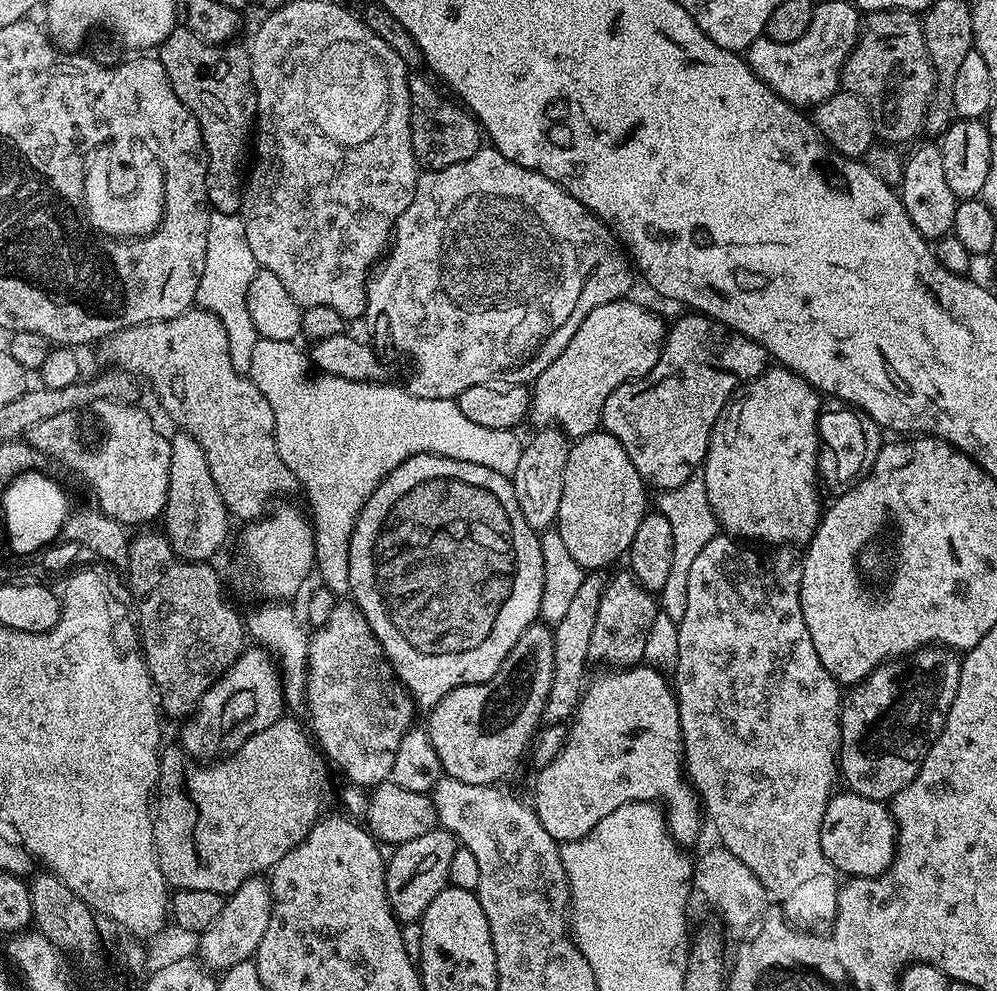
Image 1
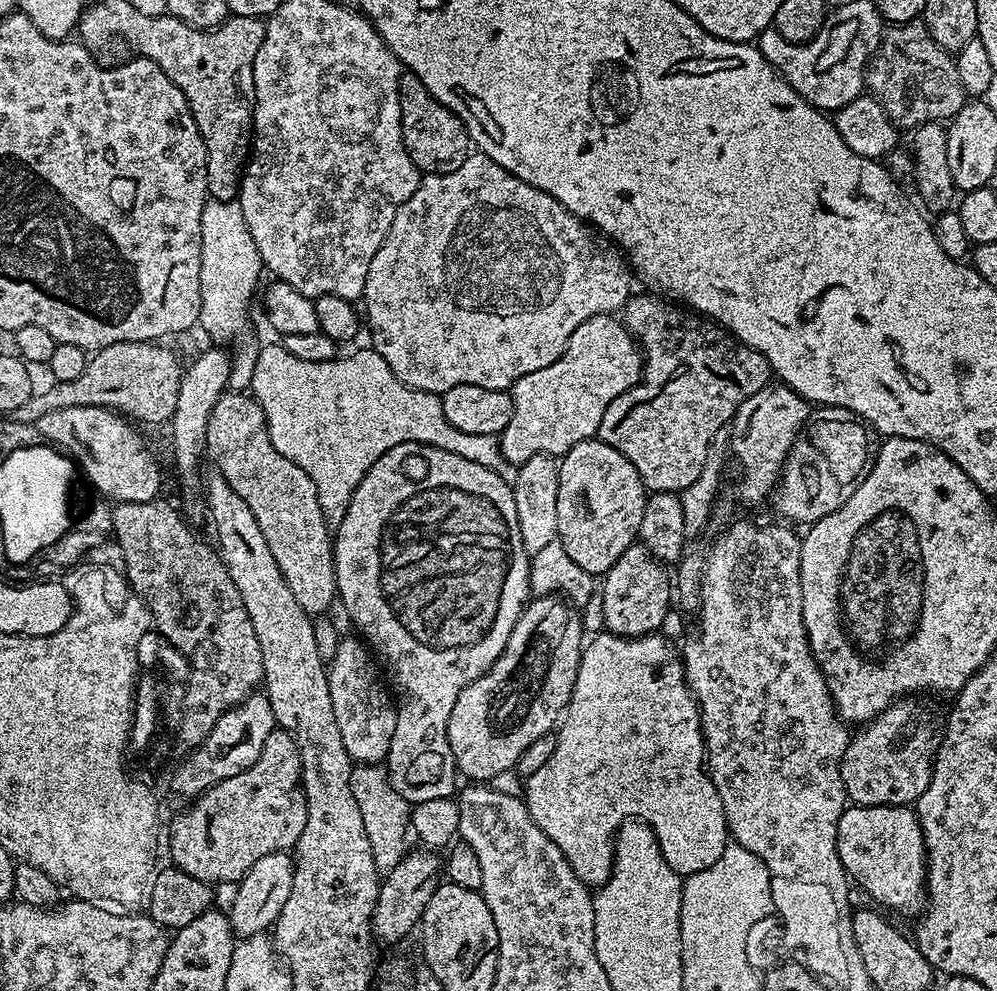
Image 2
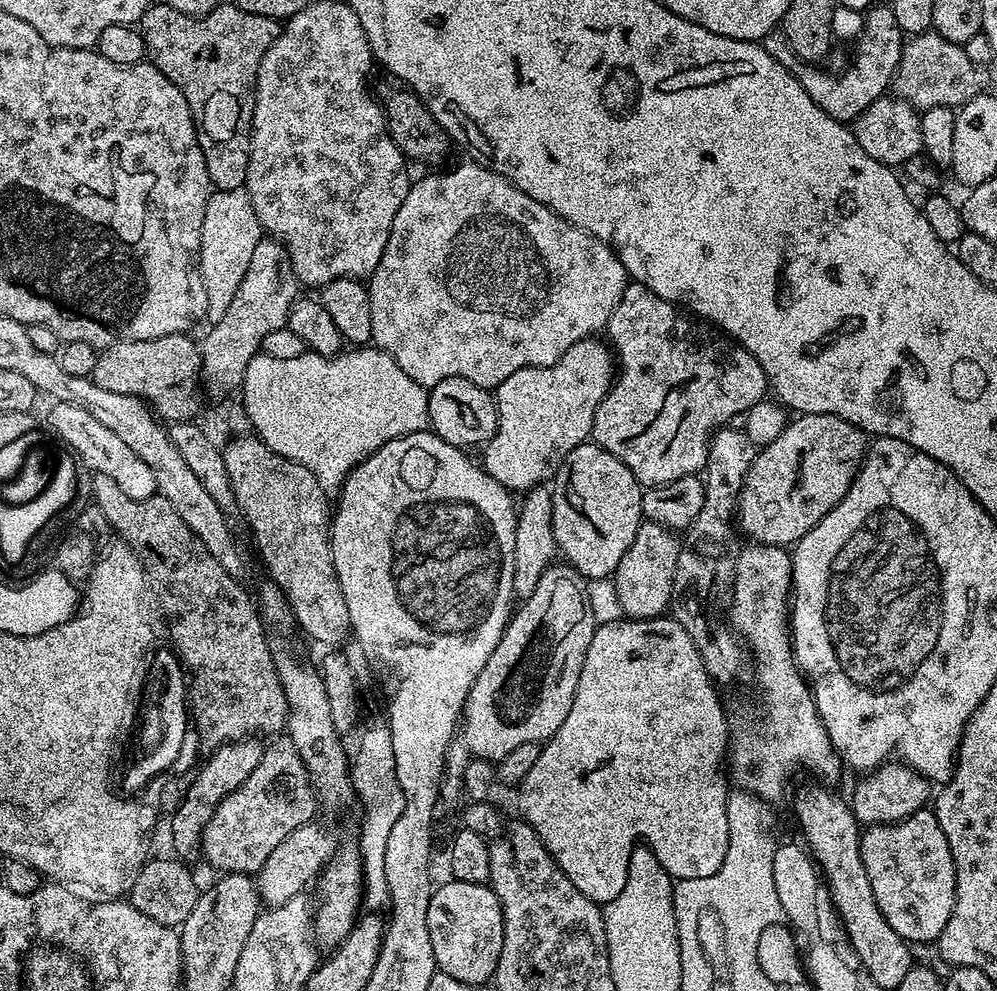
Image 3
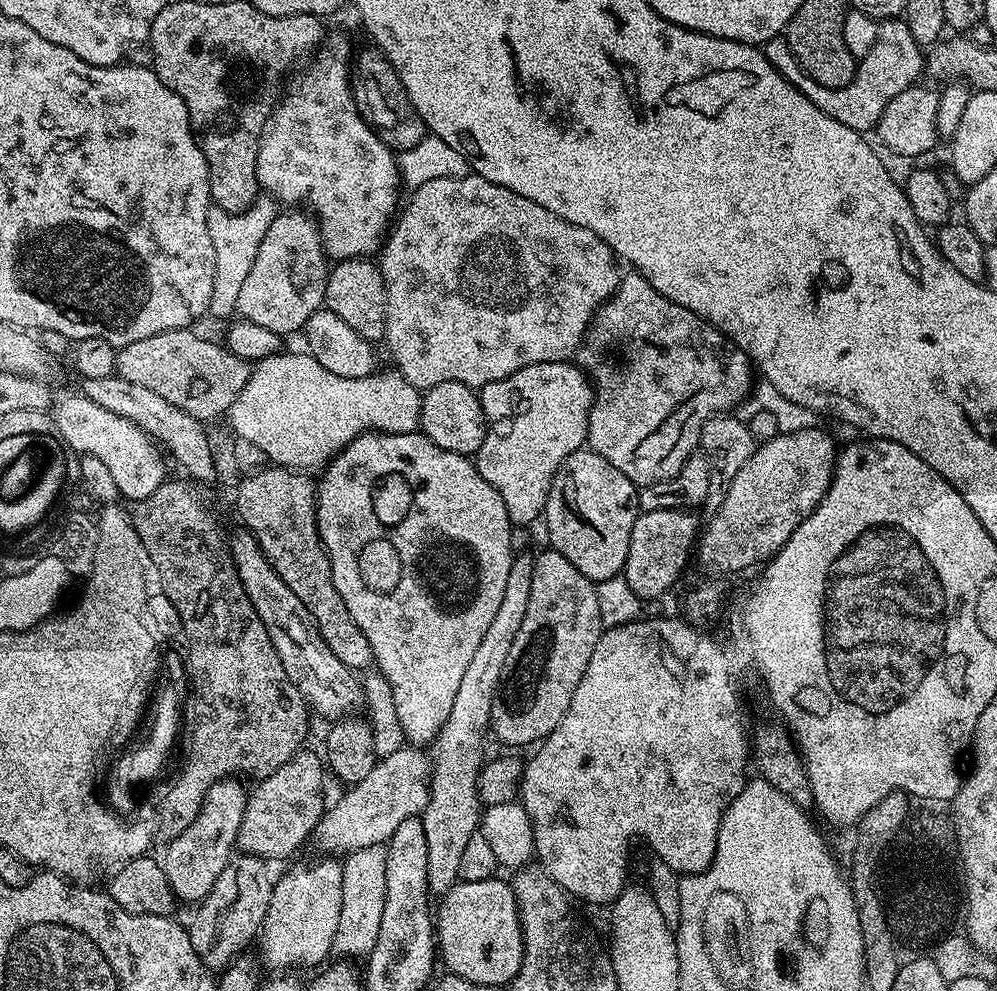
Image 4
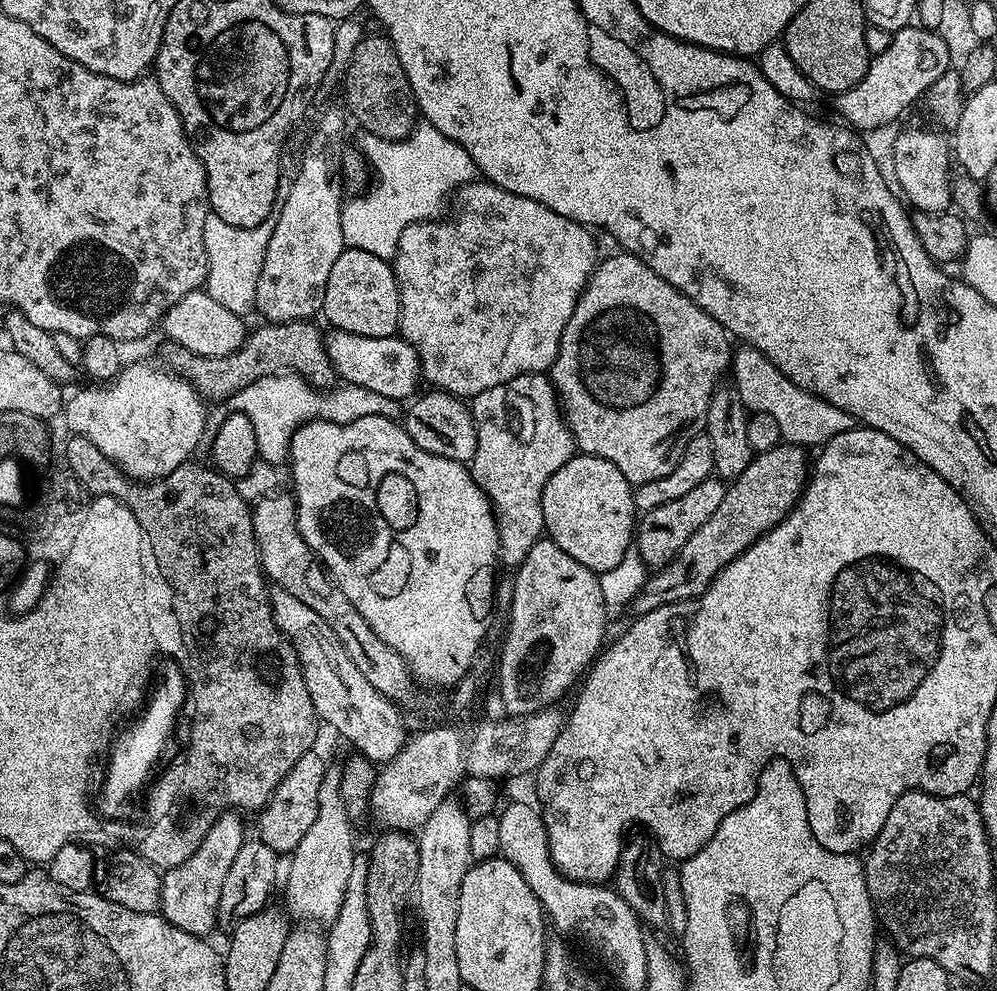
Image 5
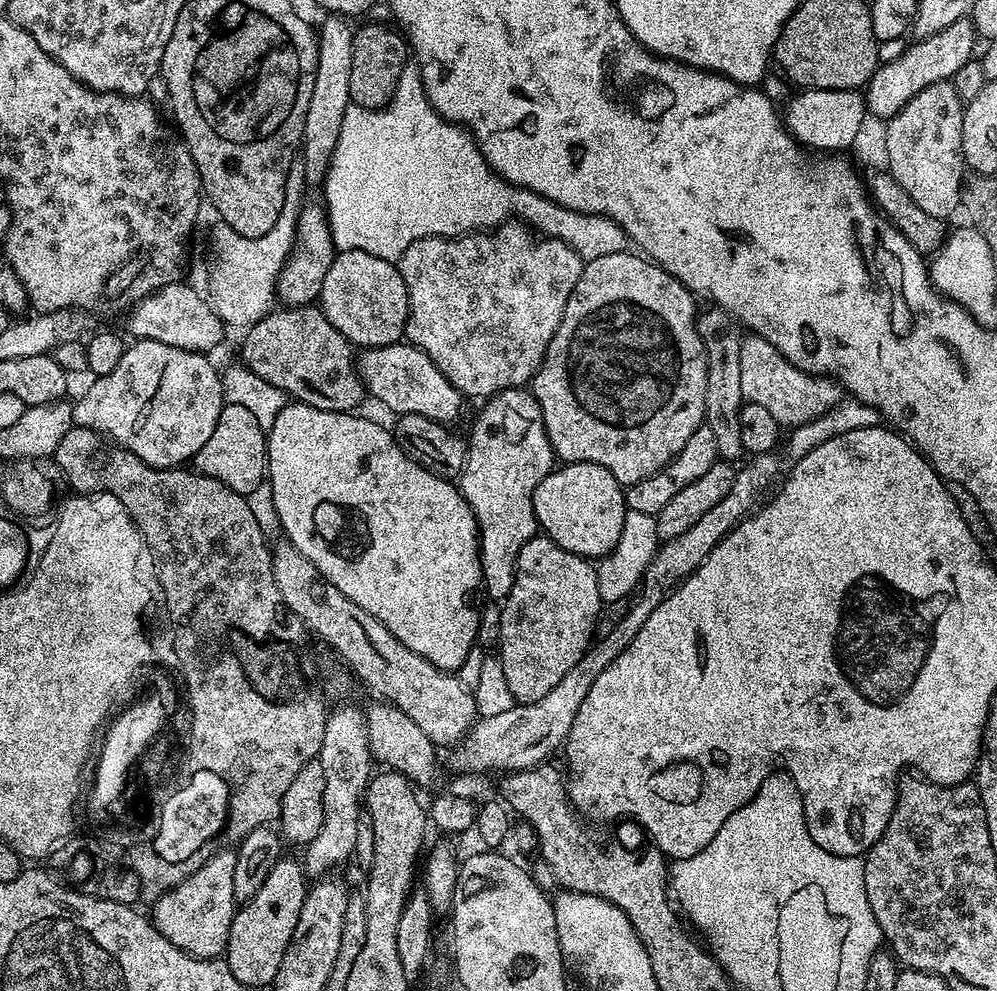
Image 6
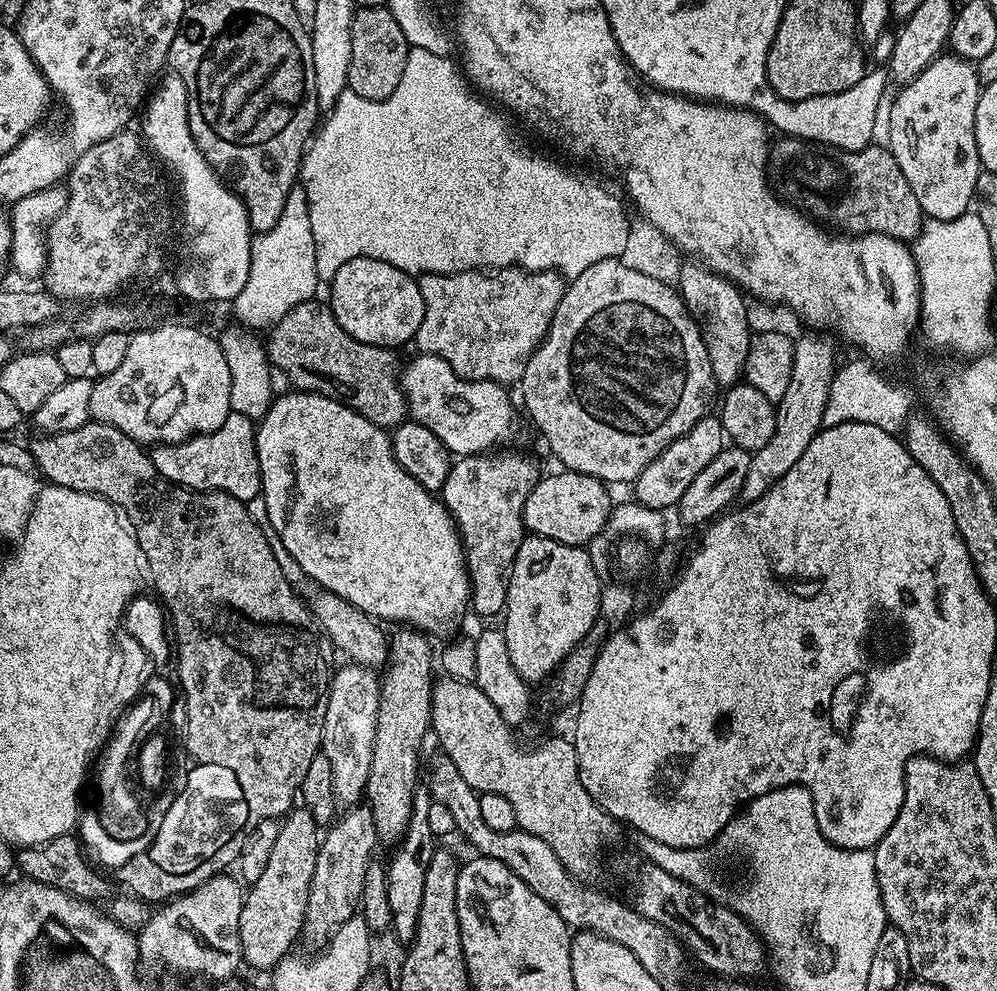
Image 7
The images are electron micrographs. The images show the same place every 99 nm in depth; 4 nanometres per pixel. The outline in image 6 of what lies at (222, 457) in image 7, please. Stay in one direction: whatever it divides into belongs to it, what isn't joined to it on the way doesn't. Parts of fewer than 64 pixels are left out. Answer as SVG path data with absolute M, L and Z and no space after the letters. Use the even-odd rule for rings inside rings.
M225 404L222 414L218 418L218 426L214 426L214 434L206 441L206 446L194 458L195 471L203 476L214 478L240 496L247 497L266 480L266 465L268 462L268 441L266 430L258 426L254 414L246 410L246 406Z

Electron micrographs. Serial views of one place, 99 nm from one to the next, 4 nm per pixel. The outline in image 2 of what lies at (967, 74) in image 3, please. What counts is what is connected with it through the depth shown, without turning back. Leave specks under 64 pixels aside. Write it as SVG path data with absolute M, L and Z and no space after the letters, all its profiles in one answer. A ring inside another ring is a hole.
M909 22L889 27L880 38L880 45L868 62L866 88L886 110L886 114L896 124L897 129L914 130L923 124L951 121L962 110L966 102L966 93L958 78L958 70L953 53L946 51L926 30L922 22Z

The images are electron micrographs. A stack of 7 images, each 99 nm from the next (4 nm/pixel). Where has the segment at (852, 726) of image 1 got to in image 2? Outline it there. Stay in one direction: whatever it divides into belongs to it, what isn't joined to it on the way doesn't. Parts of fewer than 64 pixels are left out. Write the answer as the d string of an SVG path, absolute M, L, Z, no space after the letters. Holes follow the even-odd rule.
M901 698L896 700L882 714L859 729L860 732L849 739L846 754L842 754L840 769L842 782L853 805L862 807L880 807L886 805L915 805L916 799L930 786L932 777L932 761L936 751L940 749L942 732L942 716L932 712L928 704L923 704L920 698Z

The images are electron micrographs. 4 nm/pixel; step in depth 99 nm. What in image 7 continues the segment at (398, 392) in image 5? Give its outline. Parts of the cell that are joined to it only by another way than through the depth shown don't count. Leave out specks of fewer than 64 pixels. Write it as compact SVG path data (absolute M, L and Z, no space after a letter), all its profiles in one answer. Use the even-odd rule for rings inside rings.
M416 354L409 364L407 361L403 365L400 388L408 399L408 416L415 423L426 426L430 434L437 436L453 457L488 454L501 446L511 445L508 443L511 442L512 431L516 428L516 408L508 397L509 389L505 385L496 384L492 380L467 380L459 376L442 358Z

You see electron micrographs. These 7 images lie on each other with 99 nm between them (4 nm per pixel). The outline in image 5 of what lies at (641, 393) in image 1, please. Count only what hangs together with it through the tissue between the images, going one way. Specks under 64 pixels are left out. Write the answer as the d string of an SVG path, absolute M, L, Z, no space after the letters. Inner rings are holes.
M620 250L617 253L617 256L608 256L605 260L603 257L597 263L592 277L589 278L588 284L577 298L574 310L570 314L570 322L566 322L566 330L562 330L560 349L552 363L550 379L560 401L564 423L572 431L573 445L583 455L606 458L606 462L614 462L614 466L622 470L628 483L635 486L654 482L654 478L666 478L666 474L670 474L670 470L678 466L678 458L682 458L688 443L695 436L701 435L708 418L710 398L721 383L720 375L723 372L727 373L732 363L734 344L717 320L710 318L710 314L706 314L706 310L702 310L694 302L690 302L686 294L670 286L666 278L658 278L658 274L654 274L654 270L646 266L646 262L642 262L630 252Z

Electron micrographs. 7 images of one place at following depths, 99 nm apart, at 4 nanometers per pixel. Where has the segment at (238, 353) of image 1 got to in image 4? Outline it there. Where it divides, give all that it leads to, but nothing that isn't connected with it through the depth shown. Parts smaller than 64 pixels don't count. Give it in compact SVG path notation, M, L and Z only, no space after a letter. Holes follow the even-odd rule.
M257 198L244 212L227 212L215 206L208 210L208 233L214 242L214 290L210 293L208 312L216 316L231 317L236 311L238 293L242 281L250 274L262 237L270 230L270 222L278 215L277 201L271 198Z

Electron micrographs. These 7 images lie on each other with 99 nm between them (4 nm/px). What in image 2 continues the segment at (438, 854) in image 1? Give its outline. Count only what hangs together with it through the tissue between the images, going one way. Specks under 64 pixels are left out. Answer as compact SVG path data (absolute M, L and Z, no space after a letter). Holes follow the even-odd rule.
M432 850L409 851L394 866L392 872L383 877L378 890L378 902L372 915L372 935L381 945L396 944L403 936L408 936L419 925L422 914L438 887L438 879L442 872L441 857Z

